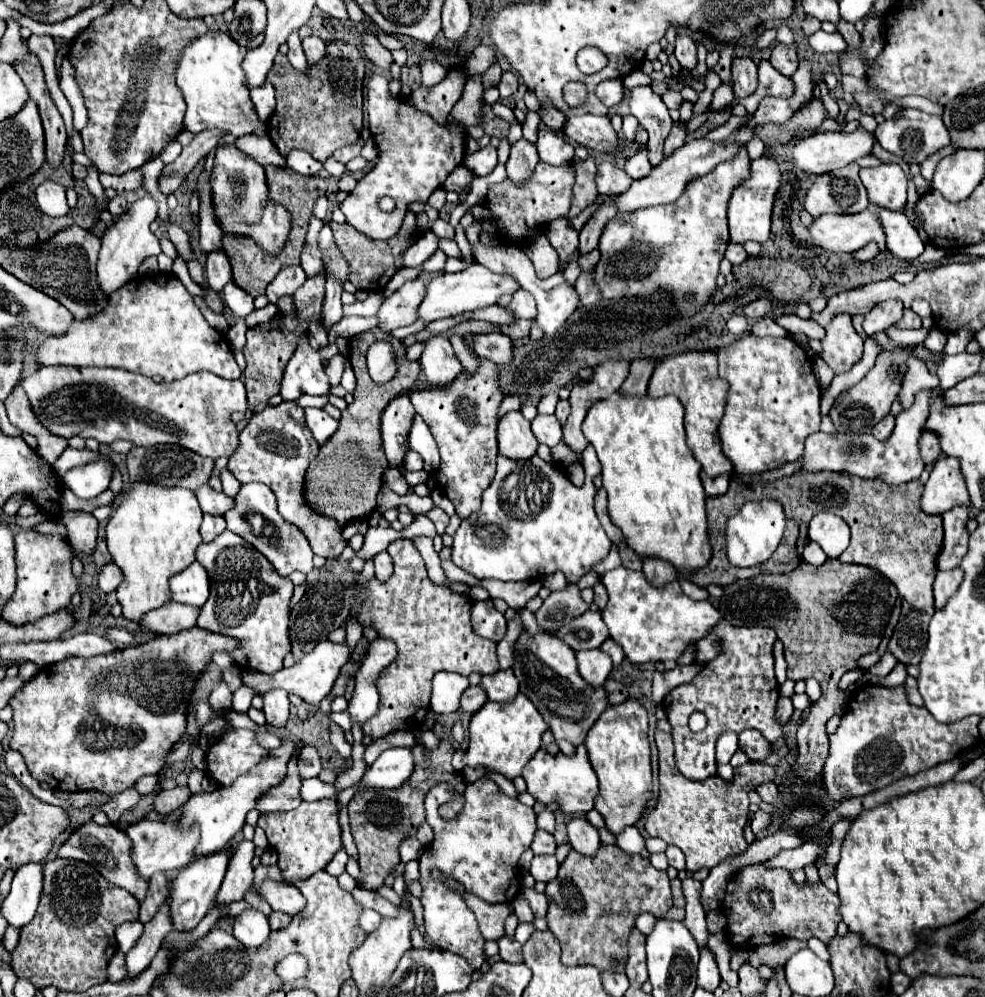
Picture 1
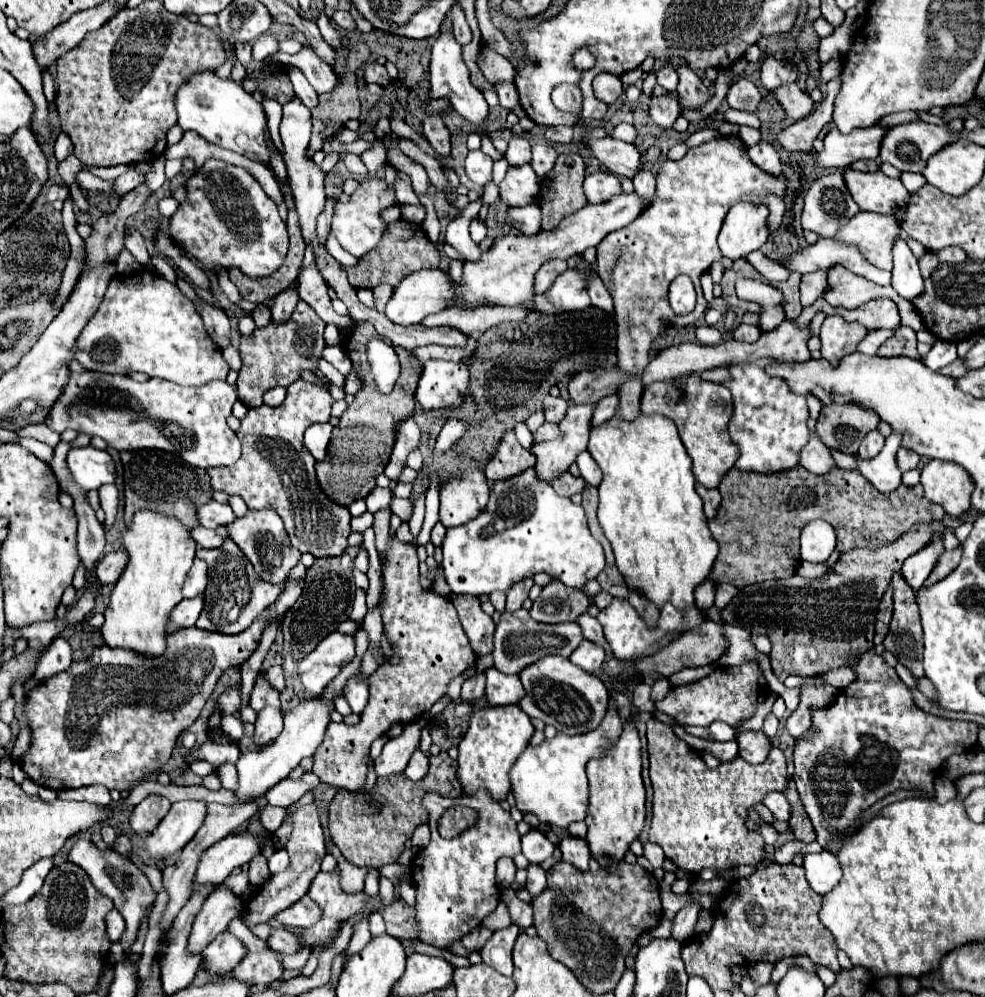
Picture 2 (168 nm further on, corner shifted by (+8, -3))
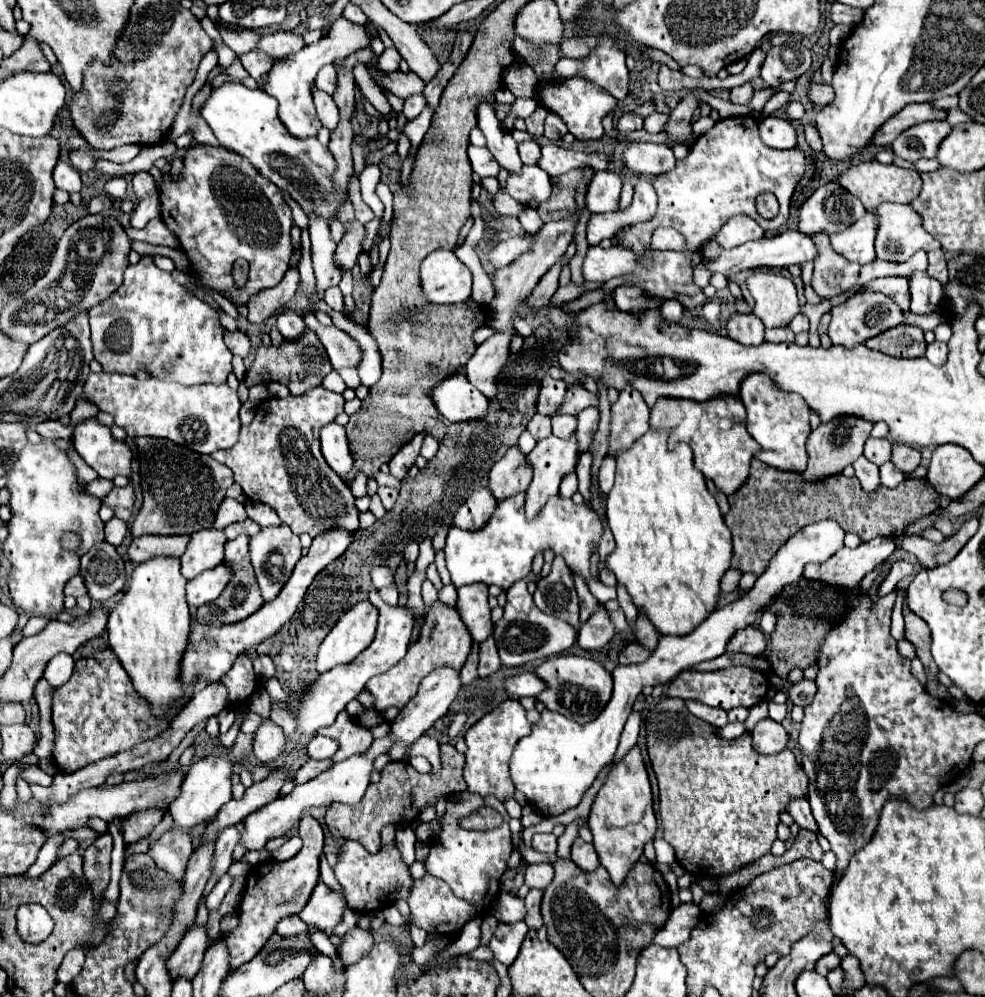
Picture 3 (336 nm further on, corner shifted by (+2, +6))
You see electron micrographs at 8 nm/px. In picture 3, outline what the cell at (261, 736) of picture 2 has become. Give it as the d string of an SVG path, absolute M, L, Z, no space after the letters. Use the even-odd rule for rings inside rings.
M263 719L259 729L255 731L253 753L259 763L275 761L285 749L285 733L273 719Z

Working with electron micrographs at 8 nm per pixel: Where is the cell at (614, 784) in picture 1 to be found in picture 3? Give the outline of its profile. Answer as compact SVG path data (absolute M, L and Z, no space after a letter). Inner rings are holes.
M633 747L621 761L611 763L611 769L599 789L591 815L587 819L587 827L593 833L593 845L585 843L583 839L575 839L571 847L571 859L577 867L585 871L593 871L601 865L609 871L611 881L621 885L633 863L643 855L643 845L653 839L657 831L657 819L653 813L653 799L651 799L651 785L647 777L647 769L641 757L639 747Z

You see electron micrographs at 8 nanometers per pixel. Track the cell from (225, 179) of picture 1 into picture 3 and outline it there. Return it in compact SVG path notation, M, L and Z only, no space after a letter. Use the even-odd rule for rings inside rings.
M199 143L191 145L183 159L179 181L171 181L171 177L165 175L165 189L161 191L161 217L165 219L165 225L171 229L171 233L179 237L181 249L191 261L191 271L201 279L201 283L241 305L245 305L253 293L275 287L289 269L289 257L293 253L289 231L293 217L283 201L283 193L269 179L261 177L251 161L233 151ZM239 257L247 259L251 267L245 289L237 289L231 275L233 263Z

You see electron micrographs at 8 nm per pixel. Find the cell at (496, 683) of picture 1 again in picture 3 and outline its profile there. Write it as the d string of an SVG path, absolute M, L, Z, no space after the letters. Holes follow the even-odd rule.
M523 671L523 673L515 673L511 677L505 679L505 689L511 697L521 699L521 697L537 697L537 693L541 693L541 689L545 689L545 685L541 685L541 679L535 673Z

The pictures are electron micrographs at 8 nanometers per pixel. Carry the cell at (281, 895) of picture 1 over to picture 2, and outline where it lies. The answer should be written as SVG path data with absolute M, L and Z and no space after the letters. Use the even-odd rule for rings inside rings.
M305 894L295 906L277 914L275 920L287 926L295 926L295 928L311 928L321 918L321 912L323 910L319 910L319 906L315 906L315 902L311 902L311 898Z

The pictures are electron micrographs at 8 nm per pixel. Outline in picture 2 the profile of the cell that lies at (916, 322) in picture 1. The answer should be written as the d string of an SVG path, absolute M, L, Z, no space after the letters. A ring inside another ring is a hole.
M901 326L901 330L889 338L885 344L879 346L877 350L879 356L907 356L907 358L913 358L913 360L919 360L919 352L917 352L917 338L915 338L915 332L907 326Z

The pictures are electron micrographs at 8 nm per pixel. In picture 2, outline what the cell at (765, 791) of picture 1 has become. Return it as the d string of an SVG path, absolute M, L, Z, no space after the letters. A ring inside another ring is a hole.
M771 792L771 794L767 794L767 798L765 798L763 804L773 812L773 816L775 816L777 820L787 822L787 820L791 818L791 804L787 802L787 798L785 798L781 792Z

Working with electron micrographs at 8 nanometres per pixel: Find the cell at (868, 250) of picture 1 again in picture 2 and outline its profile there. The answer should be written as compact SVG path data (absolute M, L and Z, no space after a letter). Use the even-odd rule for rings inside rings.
M819 270L815 274L807 274L801 278L801 304L811 306L819 296L823 296L827 288L827 270Z

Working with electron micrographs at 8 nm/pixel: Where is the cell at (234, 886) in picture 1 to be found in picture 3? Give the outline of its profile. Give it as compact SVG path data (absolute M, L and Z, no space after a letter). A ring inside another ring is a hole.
M207 925L191 927L189 933L185 933L185 937L181 939L179 947L175 949L173 959L169 961L169 973L173 973L173 977L183 975L193 979L201 969L207 947L209 947Z

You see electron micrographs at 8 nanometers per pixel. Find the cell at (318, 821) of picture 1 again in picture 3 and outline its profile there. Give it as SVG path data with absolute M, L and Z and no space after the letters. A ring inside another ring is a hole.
M305 815L299 823L299 837L303 839L303 847L293 859L283 863L265 861L261 865L253 865L253 869L249 871L243 899L237 909L241 923L227 935L231 953L231 971L237 969L237 965L251 961L267 943L267 939L273 935L277 921L287 915L297 915L311 897L311 891L319 881L319 857L323 855L325 835L319 821L311 815Z

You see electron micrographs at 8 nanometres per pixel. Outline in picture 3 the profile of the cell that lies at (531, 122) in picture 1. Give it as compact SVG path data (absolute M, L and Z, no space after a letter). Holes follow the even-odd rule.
M523 141L519 143L519 155L525 165L533 165L541 157L541 147L535 141Z

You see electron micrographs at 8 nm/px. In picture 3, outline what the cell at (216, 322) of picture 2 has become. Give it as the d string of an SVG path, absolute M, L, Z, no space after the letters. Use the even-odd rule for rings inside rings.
M225 329L225 345L229 347L229 351L233 353L233 355L239 355L239 357L247 357L247 353L249 353L249 337L243 333L243 331L227 331Z

